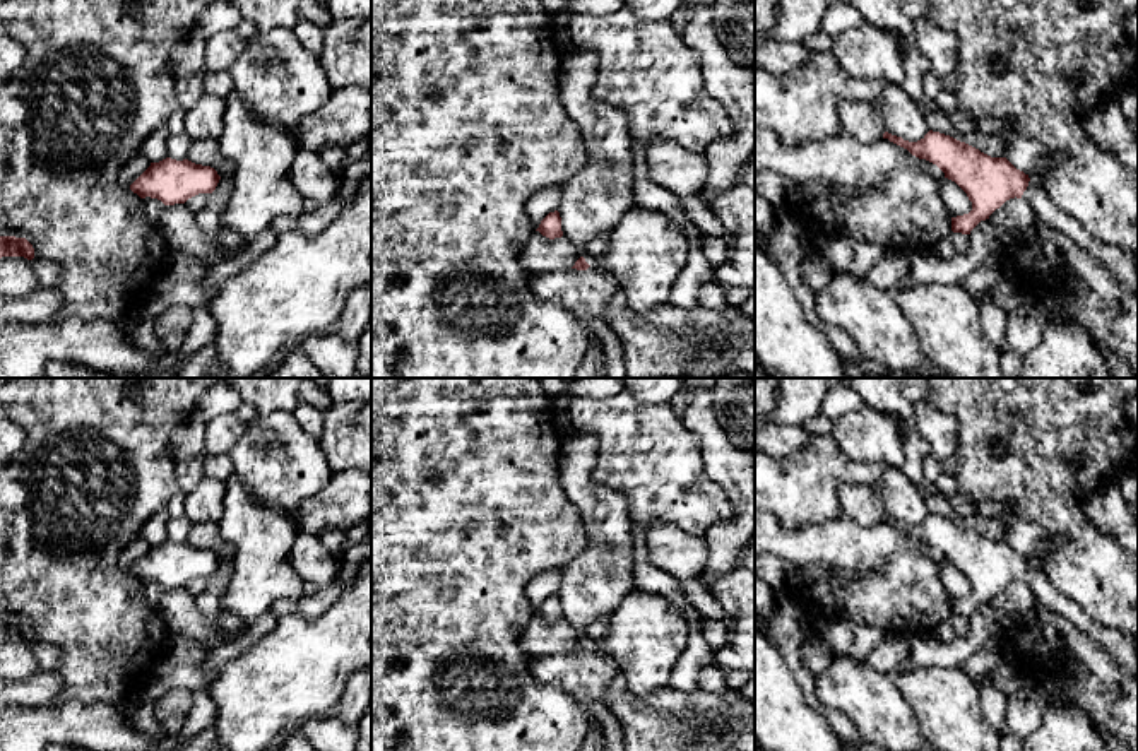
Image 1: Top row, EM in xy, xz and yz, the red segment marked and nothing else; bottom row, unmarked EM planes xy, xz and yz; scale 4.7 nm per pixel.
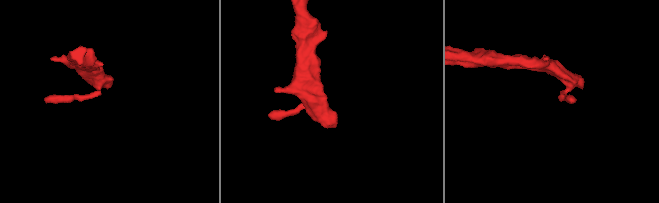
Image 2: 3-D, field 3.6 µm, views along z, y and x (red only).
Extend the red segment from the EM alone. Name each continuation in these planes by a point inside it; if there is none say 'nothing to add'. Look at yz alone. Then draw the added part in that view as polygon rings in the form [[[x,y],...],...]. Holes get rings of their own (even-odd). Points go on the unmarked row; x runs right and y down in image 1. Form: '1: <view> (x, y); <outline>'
1: yz (1121, 645); [[[1030,563],[1022,582],[1030,587],[1042,609],[1071,621],[1087,636],[1102,643],[1126,672],[1138,676],[1138,643],[1129,633],[1092,621],[1083,607],[1066,597],[1039,565]]]

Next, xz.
1: xz (584, 676); [[[590,648],[587,653],[570,652],[534,659],[530,672],[539,683],[558,684],[587,710],[592,701],[604,703],[606,689],[619,676],[619,667],[611,657]]]

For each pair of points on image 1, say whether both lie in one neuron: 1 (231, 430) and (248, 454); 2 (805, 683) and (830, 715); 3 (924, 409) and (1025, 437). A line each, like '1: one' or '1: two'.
1: two
2: one
3: two

